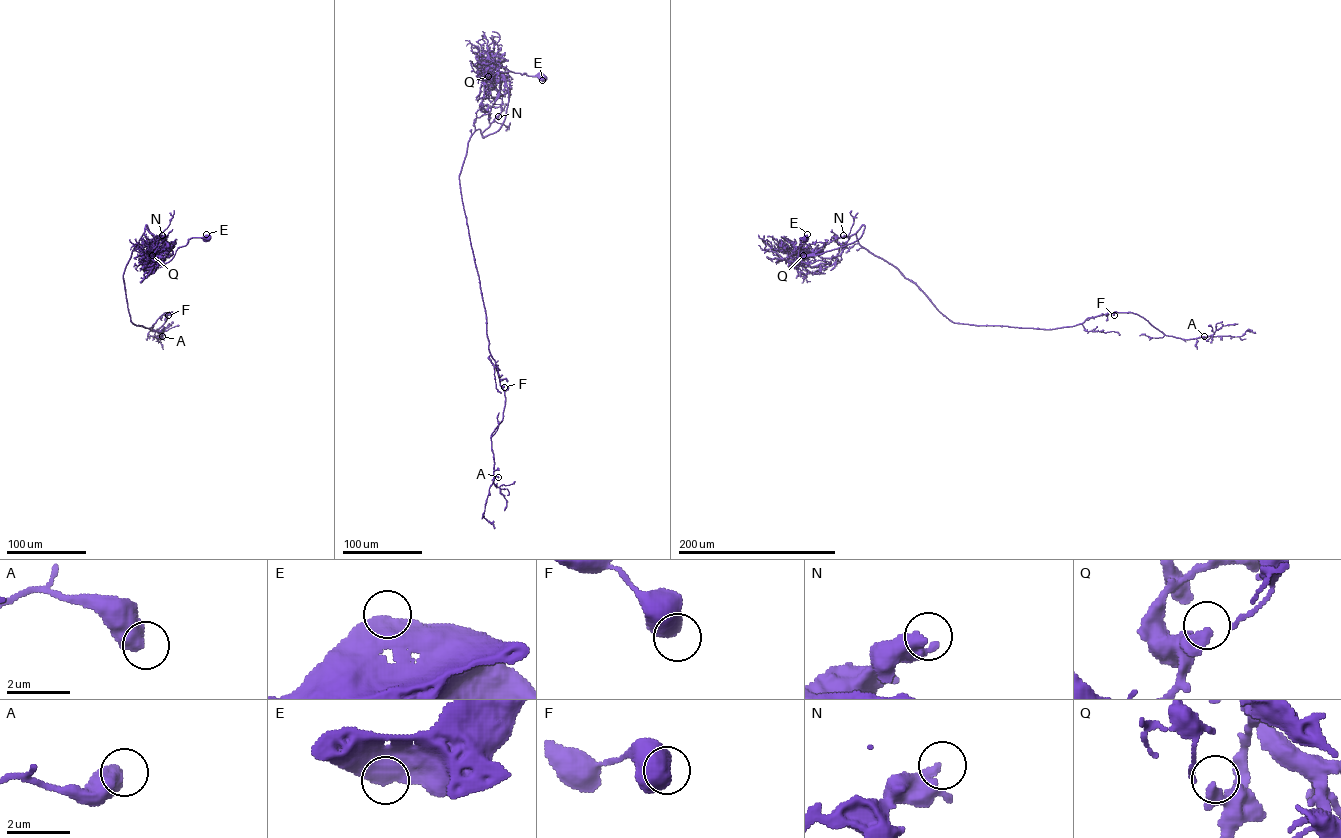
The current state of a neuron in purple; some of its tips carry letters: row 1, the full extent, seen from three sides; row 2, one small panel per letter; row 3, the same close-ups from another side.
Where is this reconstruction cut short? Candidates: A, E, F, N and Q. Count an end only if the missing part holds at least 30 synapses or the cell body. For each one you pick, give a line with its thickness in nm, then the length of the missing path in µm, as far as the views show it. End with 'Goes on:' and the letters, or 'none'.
Goes on: none

